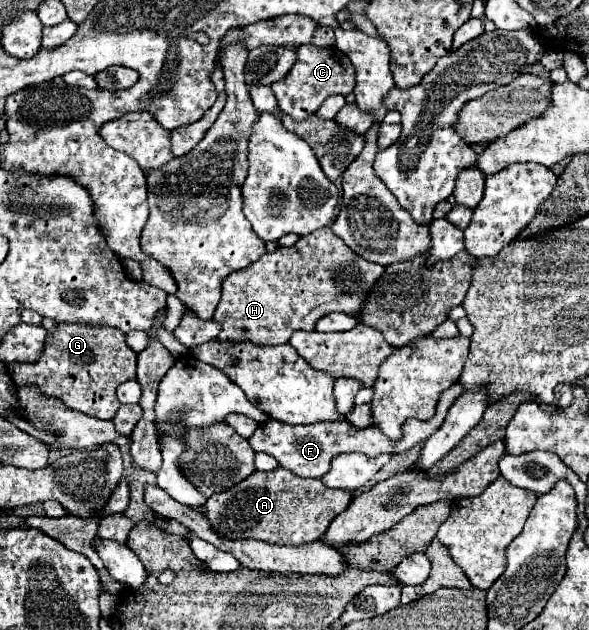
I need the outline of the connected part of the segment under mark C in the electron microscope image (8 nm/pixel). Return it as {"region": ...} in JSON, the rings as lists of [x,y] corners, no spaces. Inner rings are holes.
{"region":[[[301,45],[297,49],[297,61],[293,69],[287,73],[287,77],[271,85],[279,101],[279,109],[285,115],[293,117],[295,121],[307,119],[331,95],[353,93],[353,87],[355,87],[355,67],[351,65],[349,57],[343,55],[337,47],[315,47],[315,45]]]}

